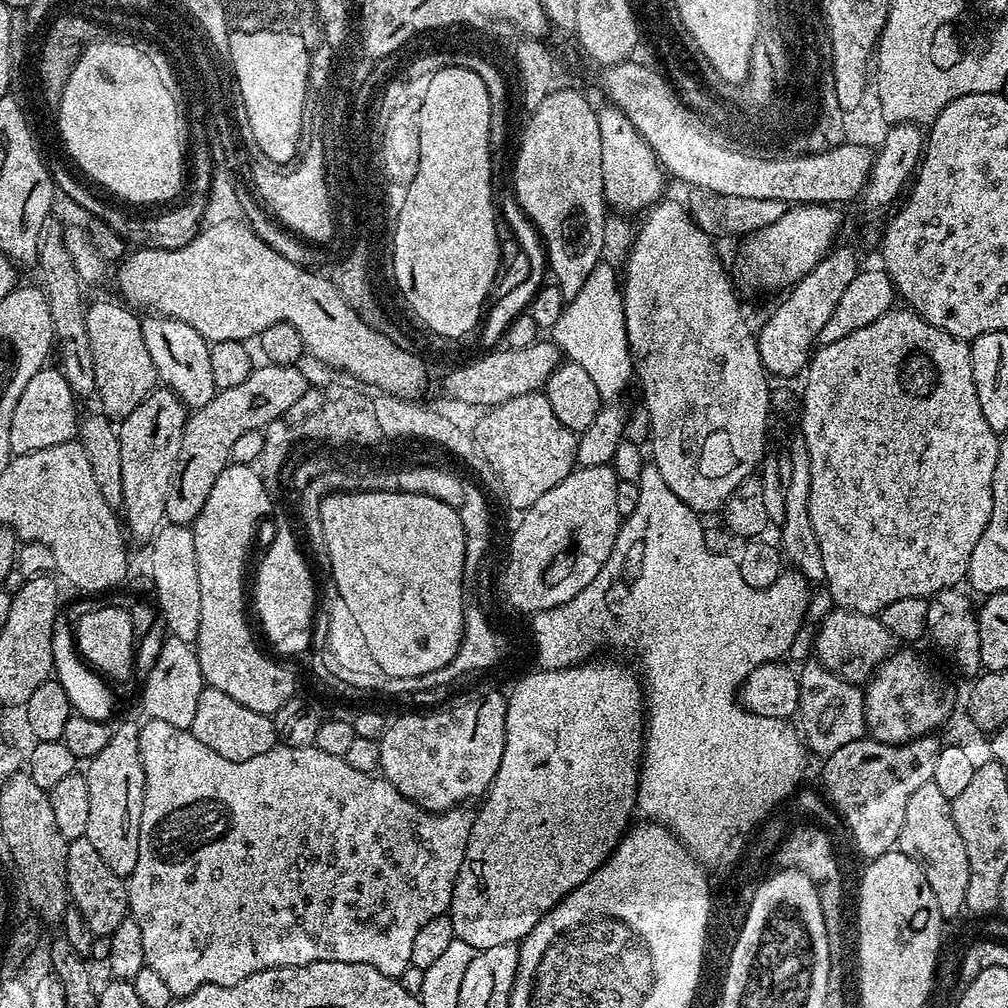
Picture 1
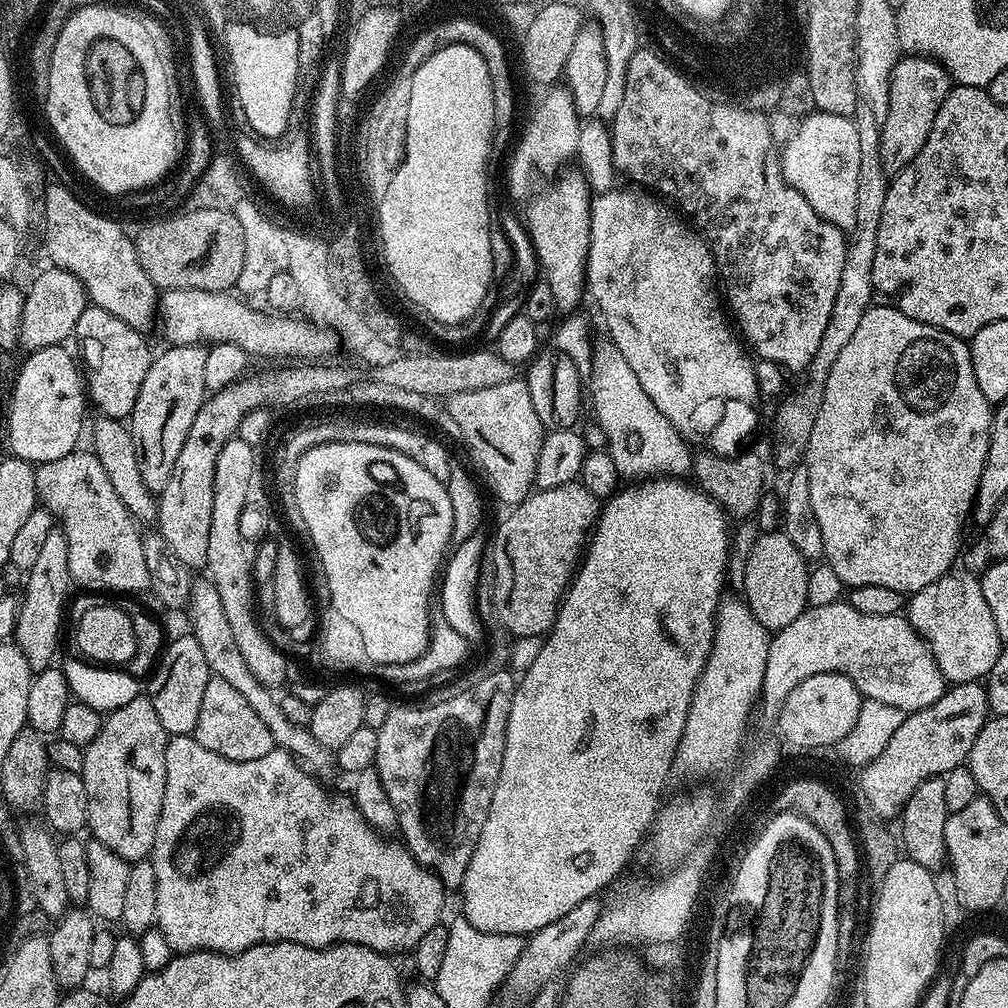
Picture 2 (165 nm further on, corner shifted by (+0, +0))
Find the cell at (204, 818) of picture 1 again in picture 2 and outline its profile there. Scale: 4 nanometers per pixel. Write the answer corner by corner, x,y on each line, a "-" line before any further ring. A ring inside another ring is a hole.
195,735
171,737
166,746
166,794
162,798
162,814
158,818
158,834
154,834
151,861
158,878
158,914
155,927
166,934
173,953
244,952
259,944
301,944
311,948
329,948
331,944
361,944
375,952
393,954
415,949
418,938
441,923
446,889
439,878
422,867
403,843
391,844
366,822
351,799
335,800
316,780
317,777
290,752
273,748
270,754
254,758
254,762
234,762
206,750

